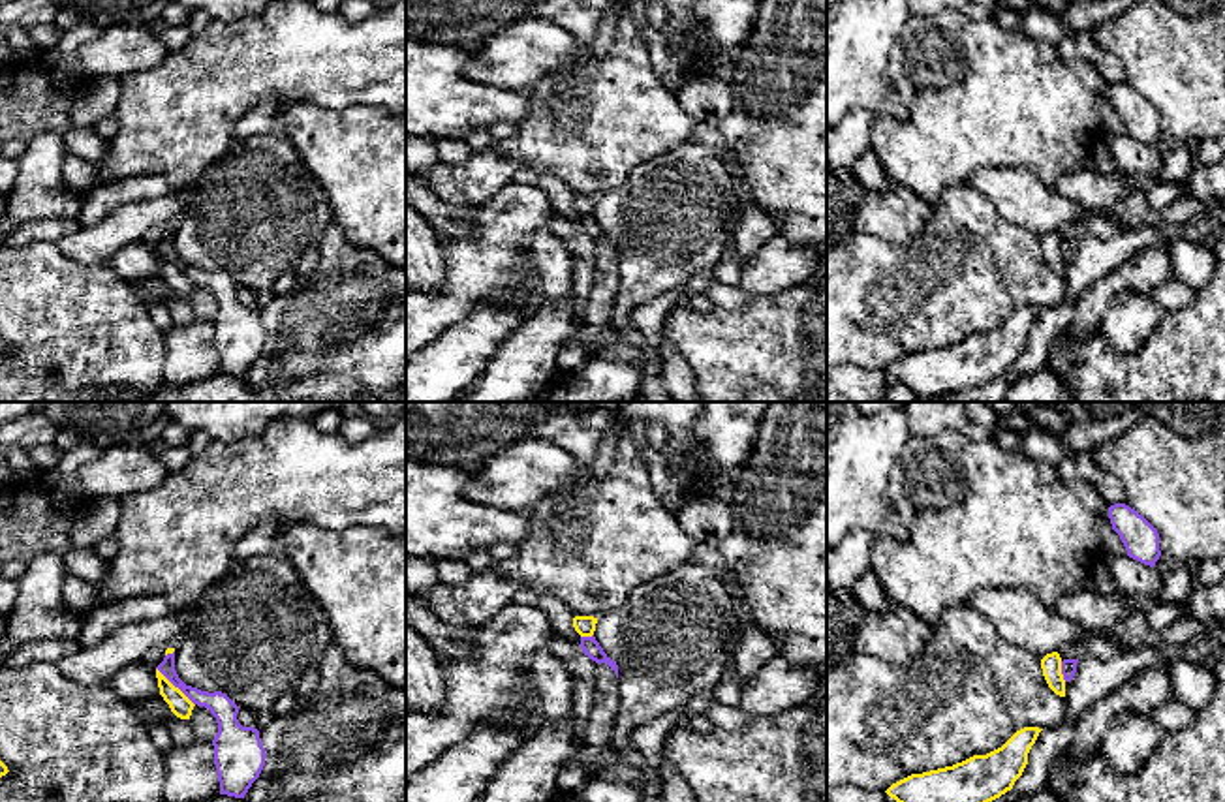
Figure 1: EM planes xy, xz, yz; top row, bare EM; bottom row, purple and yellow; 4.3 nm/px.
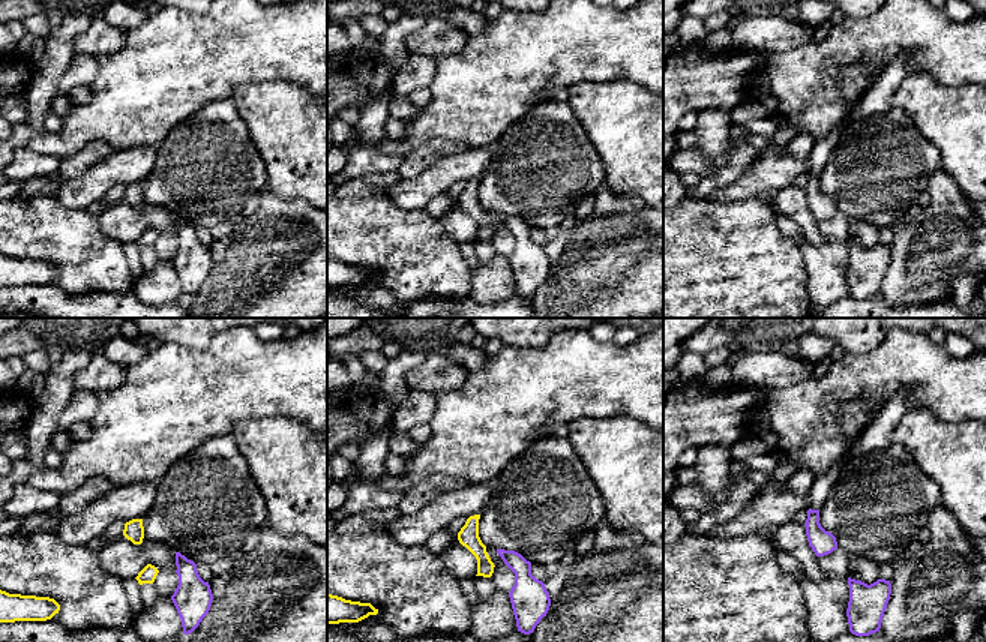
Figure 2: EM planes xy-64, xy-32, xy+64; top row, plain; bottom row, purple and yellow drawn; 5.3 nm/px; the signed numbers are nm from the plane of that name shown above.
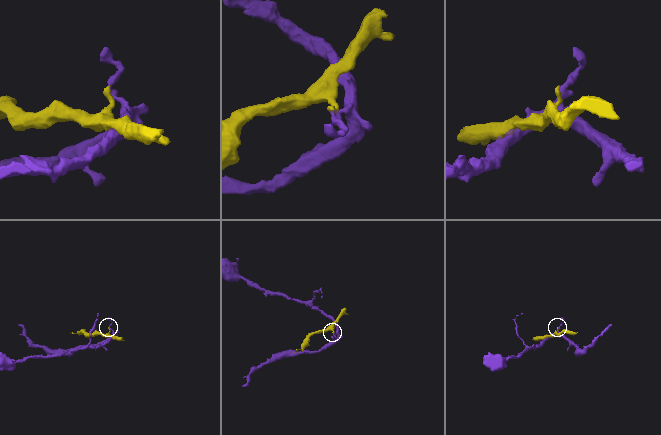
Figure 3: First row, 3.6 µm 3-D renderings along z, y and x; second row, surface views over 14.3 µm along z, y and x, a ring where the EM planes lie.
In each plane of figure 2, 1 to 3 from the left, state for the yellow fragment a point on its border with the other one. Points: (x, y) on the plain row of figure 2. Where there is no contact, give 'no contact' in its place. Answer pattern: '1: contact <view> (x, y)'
1: no contact
2: no contact
3: no contact

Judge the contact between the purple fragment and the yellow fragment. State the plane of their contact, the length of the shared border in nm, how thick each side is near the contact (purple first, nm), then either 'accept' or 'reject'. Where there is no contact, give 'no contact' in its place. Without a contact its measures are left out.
meets purple in xy; contact 240 nm long; 100 nm thick on the purple side, 90 nm on the other; reject

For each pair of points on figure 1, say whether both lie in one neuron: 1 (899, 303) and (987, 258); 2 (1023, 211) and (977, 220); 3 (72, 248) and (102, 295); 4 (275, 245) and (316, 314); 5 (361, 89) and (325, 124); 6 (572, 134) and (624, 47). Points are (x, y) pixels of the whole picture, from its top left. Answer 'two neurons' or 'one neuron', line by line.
1: one neuron
2: two neurons
3: two neurons
4: two neurons
5: two neurons
6: one neuron

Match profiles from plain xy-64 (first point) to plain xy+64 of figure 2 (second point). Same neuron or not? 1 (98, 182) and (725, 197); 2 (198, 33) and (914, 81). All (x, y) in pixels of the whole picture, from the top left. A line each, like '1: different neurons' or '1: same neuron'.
1: same neuron
2: different neurons

